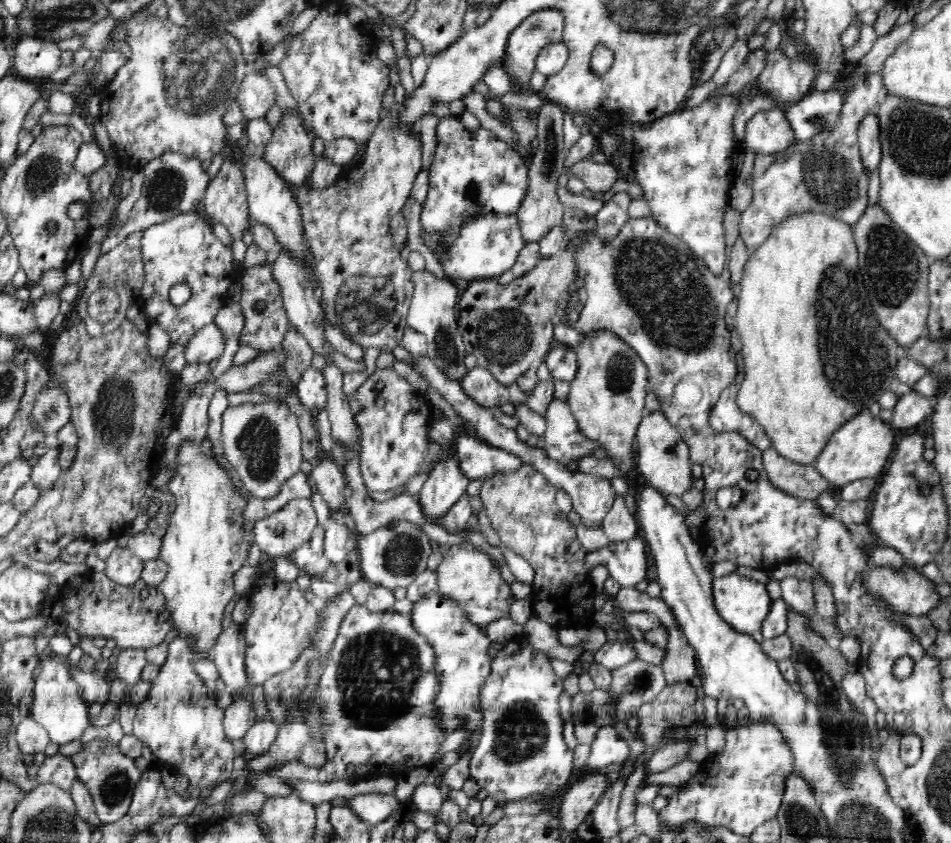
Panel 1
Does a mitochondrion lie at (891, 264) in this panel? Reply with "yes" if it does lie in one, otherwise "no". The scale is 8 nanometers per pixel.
yes

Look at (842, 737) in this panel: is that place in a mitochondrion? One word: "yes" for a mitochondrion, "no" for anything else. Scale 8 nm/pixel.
yes

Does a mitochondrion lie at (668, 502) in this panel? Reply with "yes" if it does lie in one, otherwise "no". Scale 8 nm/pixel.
no

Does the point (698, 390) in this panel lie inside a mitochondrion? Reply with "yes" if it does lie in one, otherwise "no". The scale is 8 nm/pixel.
no

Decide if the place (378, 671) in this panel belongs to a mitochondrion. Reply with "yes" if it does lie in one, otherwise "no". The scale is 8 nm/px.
yes

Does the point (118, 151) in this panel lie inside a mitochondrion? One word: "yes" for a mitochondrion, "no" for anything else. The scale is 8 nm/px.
no

